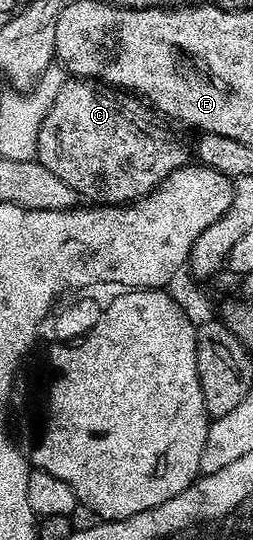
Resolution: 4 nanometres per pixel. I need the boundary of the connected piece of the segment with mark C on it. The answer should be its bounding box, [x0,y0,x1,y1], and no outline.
[37,79,189,205]

